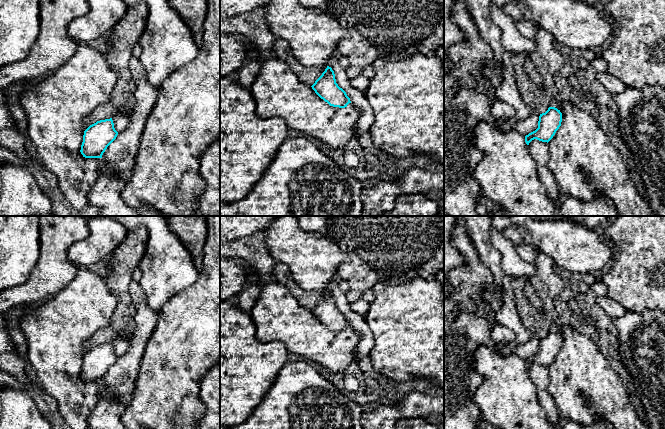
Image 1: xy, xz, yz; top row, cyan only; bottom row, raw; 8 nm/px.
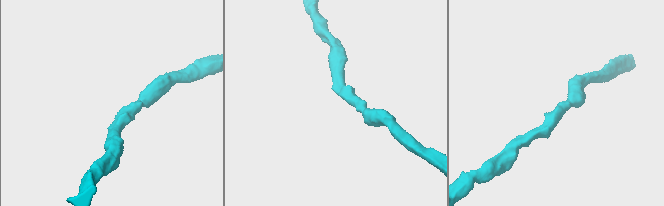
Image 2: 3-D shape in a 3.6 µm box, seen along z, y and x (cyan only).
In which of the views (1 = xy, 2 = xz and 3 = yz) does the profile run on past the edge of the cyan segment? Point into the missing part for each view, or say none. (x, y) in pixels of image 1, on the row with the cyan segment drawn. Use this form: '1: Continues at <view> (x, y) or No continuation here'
1: No continuation here
2: No continuation here
3: No continuation here

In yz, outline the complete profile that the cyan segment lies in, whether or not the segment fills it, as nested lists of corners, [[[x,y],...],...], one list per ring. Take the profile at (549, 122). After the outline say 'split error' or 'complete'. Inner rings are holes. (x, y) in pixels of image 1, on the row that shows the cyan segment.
[[[549,107],[545,113],[540,114],[538,121],[538,128],[525,136],[527,145],[537,139],[542,142],[549,142],[556,131],[561,126],[562,113],[555,107]]] | complete

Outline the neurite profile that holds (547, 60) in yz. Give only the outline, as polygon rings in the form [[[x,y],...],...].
[[[536,26],[535,50],[529,54],[529,58],[544,82],[543,88],[538,88],[532,84],[532,92],[540,114],[545,113],[555,100],[557,89],[553,78],[563,63],[562,57],[554,44],[553,36],[543,28]]]

